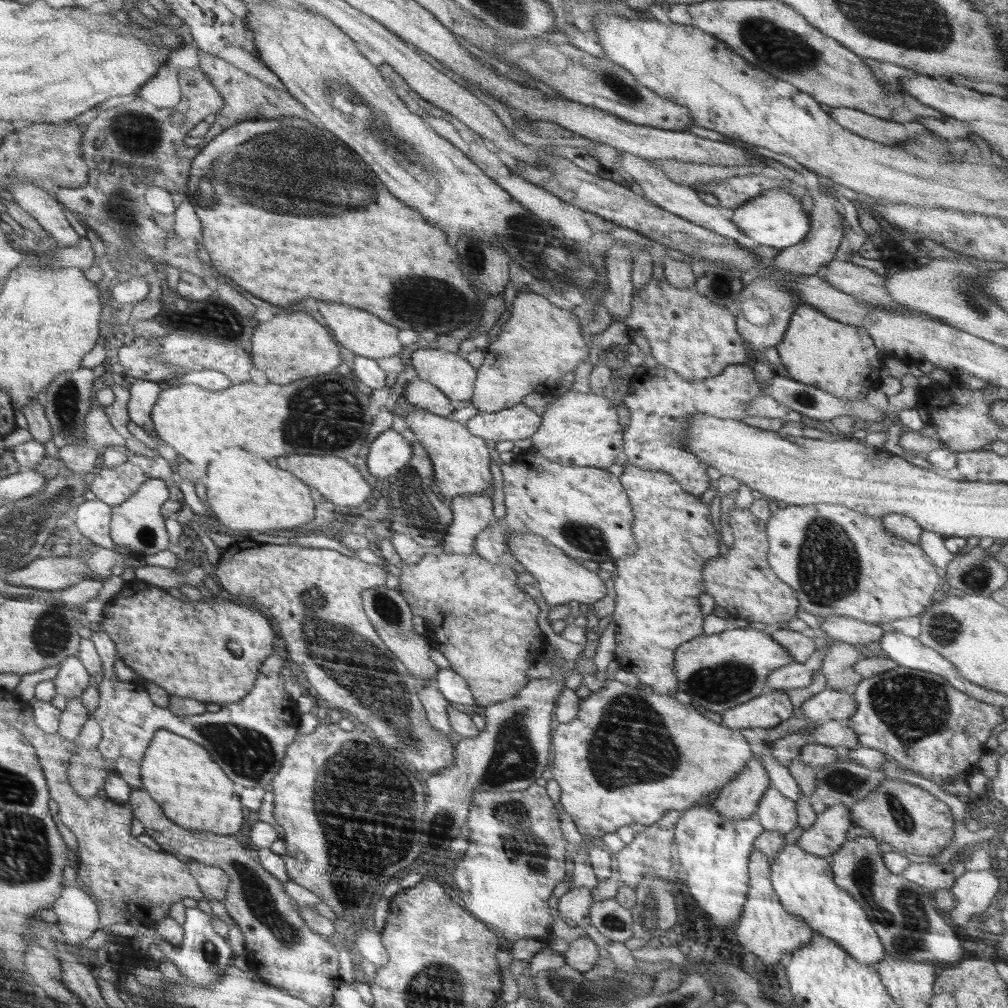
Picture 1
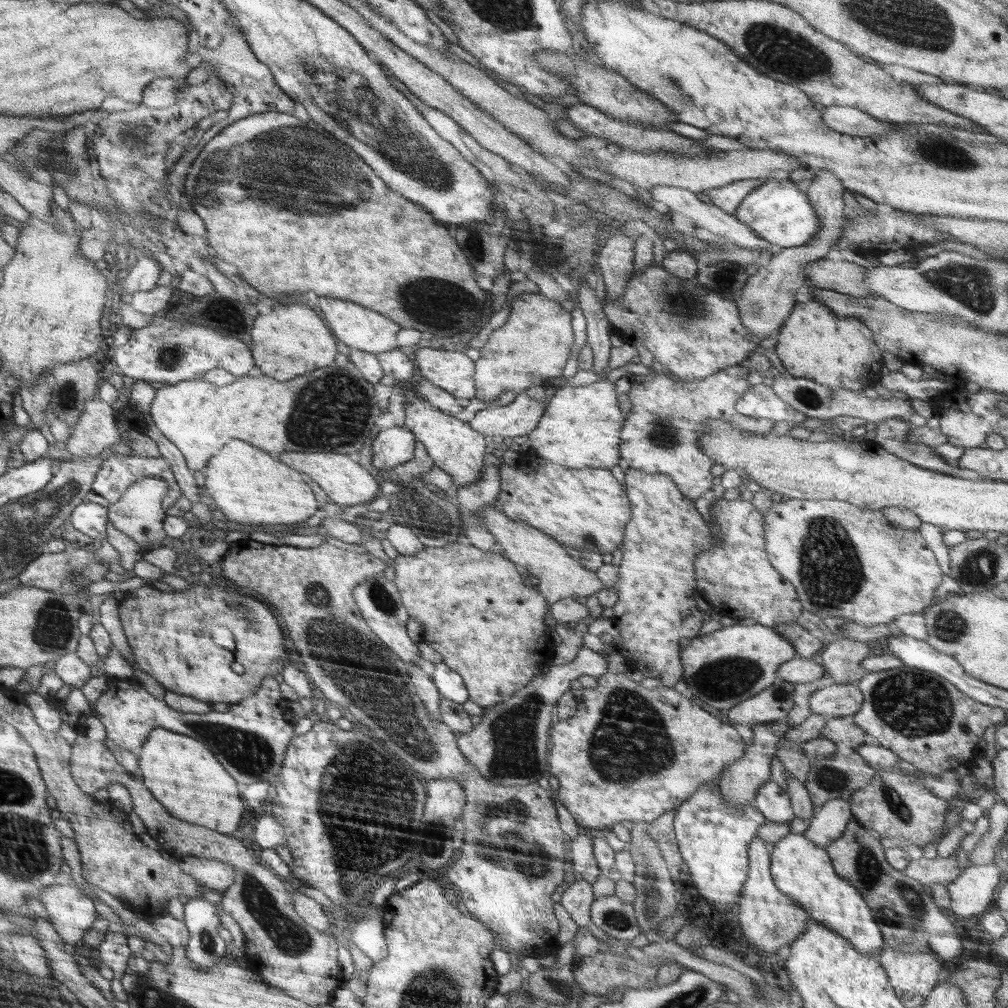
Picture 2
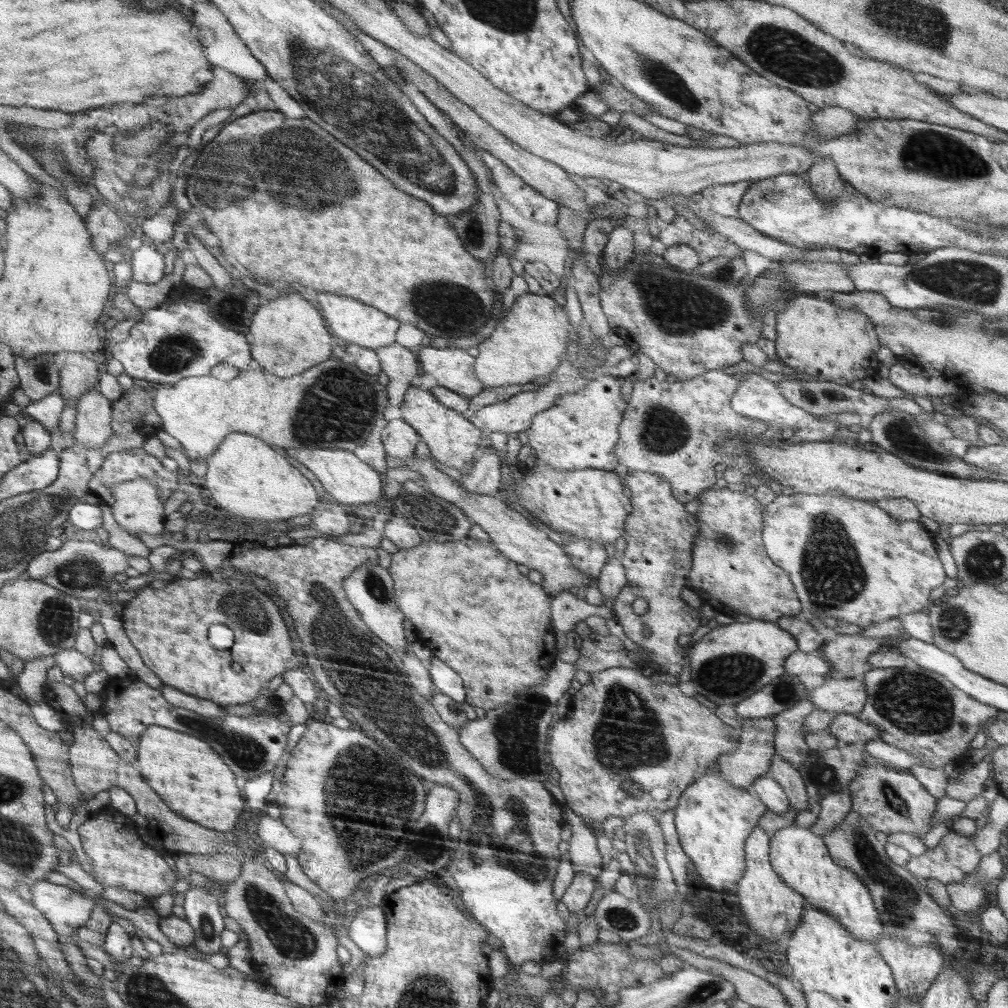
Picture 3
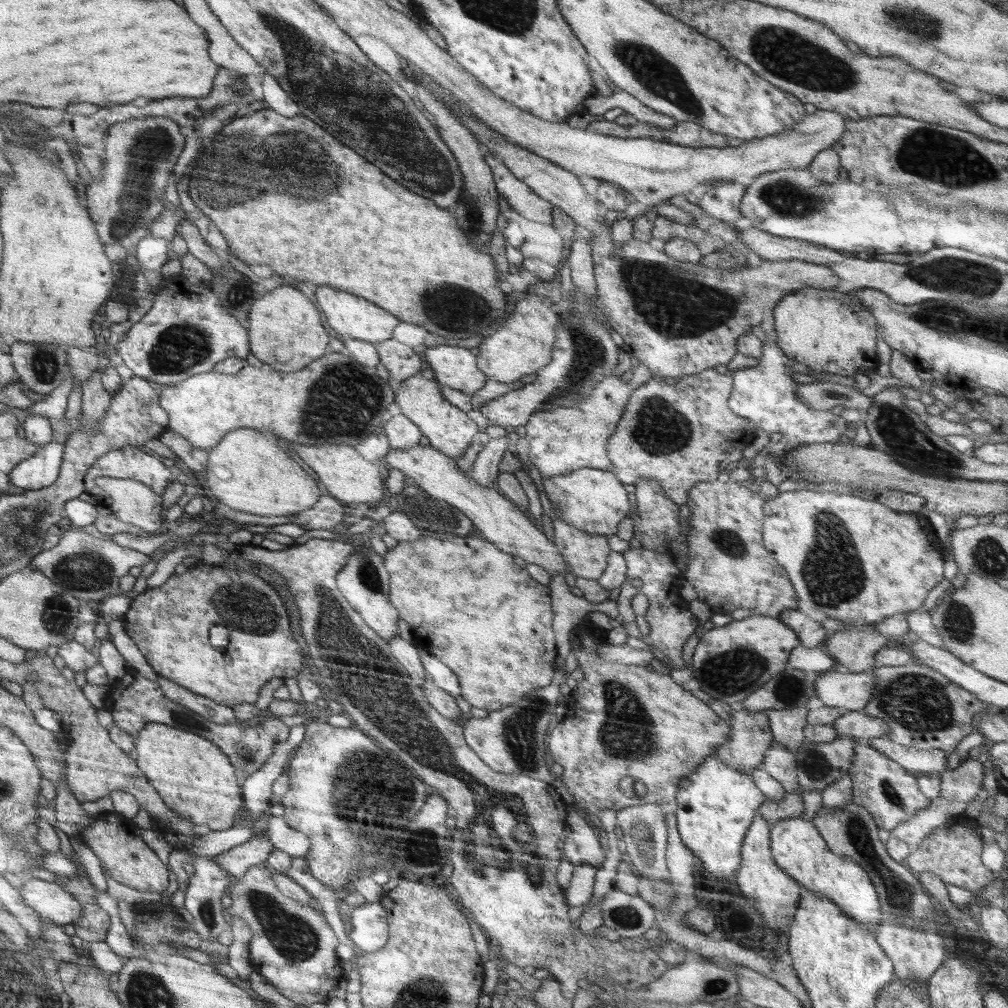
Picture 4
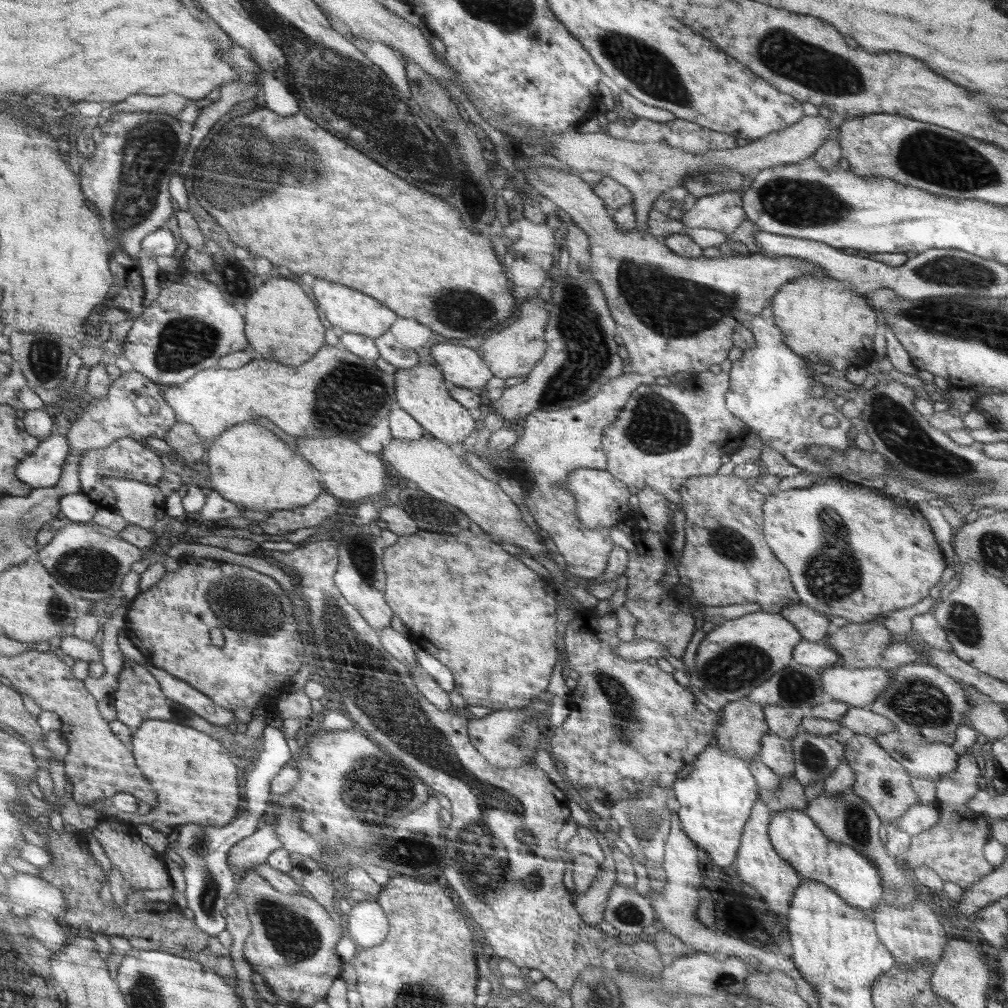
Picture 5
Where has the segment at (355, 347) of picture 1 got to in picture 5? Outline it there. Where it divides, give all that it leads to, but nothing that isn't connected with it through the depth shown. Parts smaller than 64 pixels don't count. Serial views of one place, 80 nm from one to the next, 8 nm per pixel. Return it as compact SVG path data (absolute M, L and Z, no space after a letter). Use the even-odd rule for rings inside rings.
M315 279L312 293L312 297L318 300L318 306L322 307L324 318L329 327L339 333L357 333L375 340L390 330L398 319L392 308L378 302L373 296L366 295L362 291L352 290L342 283Z

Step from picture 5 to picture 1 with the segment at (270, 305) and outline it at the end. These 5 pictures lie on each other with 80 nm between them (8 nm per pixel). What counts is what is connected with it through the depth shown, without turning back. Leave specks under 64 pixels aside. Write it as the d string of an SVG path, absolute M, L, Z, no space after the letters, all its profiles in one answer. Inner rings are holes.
M304 310L278 314L270 322L262 322L252 338L254 366L266 374L269 382L286 385L291 382L332 372L340 366L338 344L328 330Z

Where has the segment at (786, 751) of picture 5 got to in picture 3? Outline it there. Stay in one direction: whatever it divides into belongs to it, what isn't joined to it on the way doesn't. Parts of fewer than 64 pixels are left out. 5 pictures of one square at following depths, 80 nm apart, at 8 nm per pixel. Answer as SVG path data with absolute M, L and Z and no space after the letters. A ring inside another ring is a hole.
M778 753L770 761L768 776L784 789L790 807L797 808L798 811L804 811L808 807L807 792L799 772Z

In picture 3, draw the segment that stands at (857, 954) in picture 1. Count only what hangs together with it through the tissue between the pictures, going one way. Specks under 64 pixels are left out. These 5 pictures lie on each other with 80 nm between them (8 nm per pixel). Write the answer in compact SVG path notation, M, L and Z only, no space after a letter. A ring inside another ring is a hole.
M793 823L779 830L773 837L774 850L769 850L769 857L774 858L773 870L778 870L782 883L804 895L806 904L828 911L854 938L869 942L879 939L883 926L869 891L862 885L856 872L845 866L838 866L833 861L822 836L814 833L812 828L796 827Z

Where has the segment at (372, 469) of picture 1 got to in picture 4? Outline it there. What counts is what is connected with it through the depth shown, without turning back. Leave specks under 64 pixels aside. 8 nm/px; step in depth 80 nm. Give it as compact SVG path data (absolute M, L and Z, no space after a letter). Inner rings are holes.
M402 413L386 416L383 431L390 449L412 448L419 444L419 440L423 435L422 431Z

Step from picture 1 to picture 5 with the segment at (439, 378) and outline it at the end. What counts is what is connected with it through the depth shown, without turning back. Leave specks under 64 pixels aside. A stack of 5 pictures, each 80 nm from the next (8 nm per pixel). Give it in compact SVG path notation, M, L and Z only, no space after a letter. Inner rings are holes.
M446 342L433 345L431 348L435 365L441 367L448 385L464 389L481 390L492 378L493 371L488 363L480 360L473 347L464 343Z

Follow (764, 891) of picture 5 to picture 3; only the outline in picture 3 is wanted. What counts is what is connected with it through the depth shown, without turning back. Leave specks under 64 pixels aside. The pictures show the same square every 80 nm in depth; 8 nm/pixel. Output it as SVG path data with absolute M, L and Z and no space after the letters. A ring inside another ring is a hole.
M757 826L746 839L745 871L735 889L739 908L748 920L752 932L768 940L777 942L781 938L790 938L798 928L805 912L805 897L794 888L782 883L781 876L773 871L769 857L770 835L762 826Z

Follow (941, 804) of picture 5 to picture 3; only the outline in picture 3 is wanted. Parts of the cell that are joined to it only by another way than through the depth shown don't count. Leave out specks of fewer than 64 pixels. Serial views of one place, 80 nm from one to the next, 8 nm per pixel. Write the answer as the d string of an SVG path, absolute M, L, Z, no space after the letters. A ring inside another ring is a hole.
M981 761L974 764L968 771L962 771L957 779L948 778L946 794L949 798L954 798L968 803L977 794L983 792L987 787L987 782L992 777L991 766L988 762ZM950 829L934 849L912 856L905 867L920 880L932 878L948 885L963 882L968 876L977 874L976 868L981 859L972 839Z

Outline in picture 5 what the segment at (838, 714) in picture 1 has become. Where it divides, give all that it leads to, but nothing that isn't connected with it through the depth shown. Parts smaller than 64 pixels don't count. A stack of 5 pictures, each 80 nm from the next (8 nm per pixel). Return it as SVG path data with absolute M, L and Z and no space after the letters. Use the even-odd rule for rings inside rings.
M832 666L821 674L821 687L834 700L863 708L889 685L892 671L879 666L856 669Z

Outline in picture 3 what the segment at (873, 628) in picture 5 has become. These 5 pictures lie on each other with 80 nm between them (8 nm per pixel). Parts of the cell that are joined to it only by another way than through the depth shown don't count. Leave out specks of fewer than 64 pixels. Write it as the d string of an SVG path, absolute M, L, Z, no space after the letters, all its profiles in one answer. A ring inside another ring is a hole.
M842 630L834 641L827 641L822 646L822 655L831 664L836 672L842 672L842 678L864 678L867 672L873 669L867 658L874 654L883 644L882 637L866 638L862 634L847 635Z

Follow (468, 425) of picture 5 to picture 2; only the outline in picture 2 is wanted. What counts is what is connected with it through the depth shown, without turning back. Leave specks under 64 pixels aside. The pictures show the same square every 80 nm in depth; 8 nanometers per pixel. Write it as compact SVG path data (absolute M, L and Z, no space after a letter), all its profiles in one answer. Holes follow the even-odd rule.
M417 395L414 402L410 402L405 408L404 426L410 429L418 442L425 446L433 464L450 474L452 482L458 488L481 480L484 452L486 452L485 436L468 426L466 421L456 420L456 417L430 406L426 399Z

